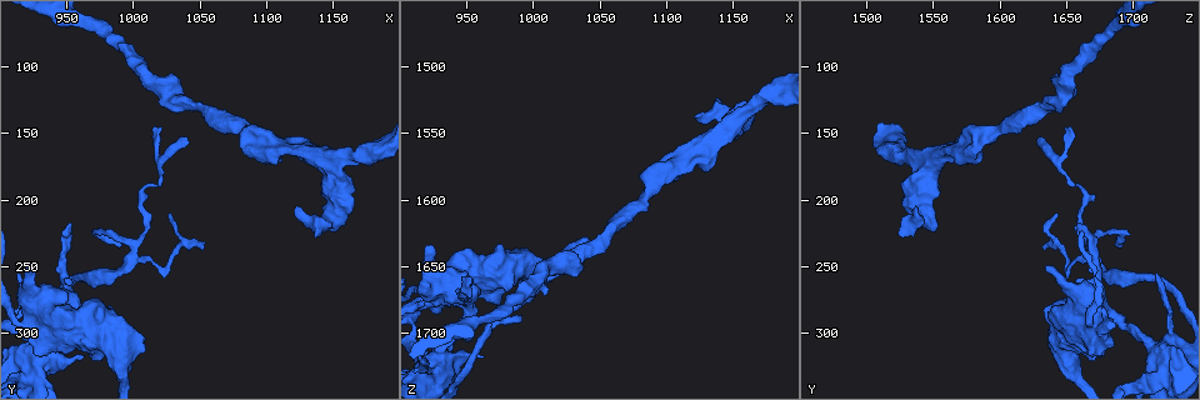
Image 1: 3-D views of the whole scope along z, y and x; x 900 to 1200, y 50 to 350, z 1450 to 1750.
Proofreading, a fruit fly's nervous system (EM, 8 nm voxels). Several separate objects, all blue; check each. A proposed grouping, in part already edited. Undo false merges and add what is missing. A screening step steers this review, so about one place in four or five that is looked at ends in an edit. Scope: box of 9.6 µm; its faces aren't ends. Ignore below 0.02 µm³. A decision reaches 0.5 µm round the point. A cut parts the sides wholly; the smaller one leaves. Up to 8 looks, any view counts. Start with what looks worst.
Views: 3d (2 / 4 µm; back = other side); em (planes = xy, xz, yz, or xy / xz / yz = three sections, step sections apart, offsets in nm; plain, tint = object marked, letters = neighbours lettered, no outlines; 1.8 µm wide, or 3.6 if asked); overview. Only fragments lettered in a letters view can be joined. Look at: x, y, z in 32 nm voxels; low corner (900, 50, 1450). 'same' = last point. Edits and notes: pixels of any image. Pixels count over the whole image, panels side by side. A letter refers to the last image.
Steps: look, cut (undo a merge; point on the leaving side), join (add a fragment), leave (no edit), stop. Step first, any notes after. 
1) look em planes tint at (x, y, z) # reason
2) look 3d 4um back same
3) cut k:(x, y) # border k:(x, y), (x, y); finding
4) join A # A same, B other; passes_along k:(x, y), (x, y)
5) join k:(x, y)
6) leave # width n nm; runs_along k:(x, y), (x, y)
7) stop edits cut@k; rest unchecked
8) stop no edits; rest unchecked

look em xz step 16 tint at (946, 256, 1674) # sudden change in width

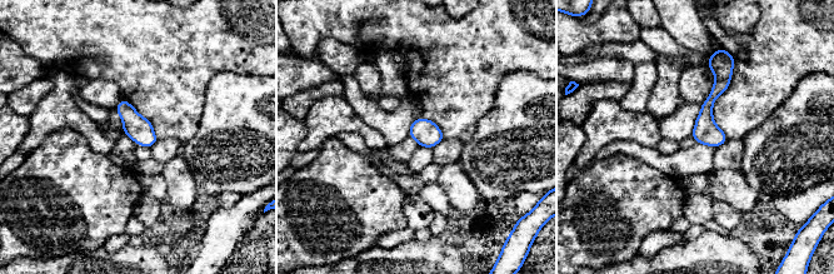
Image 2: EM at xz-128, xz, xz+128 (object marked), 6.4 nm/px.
look em planes letters same

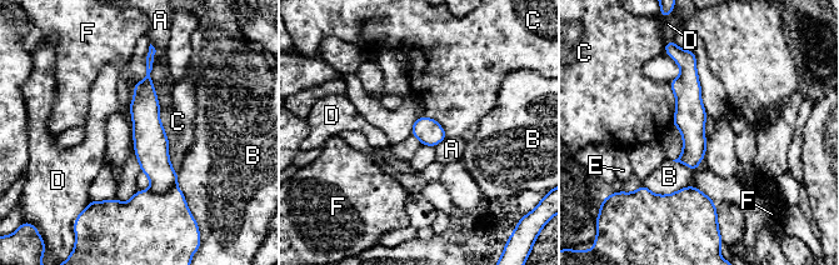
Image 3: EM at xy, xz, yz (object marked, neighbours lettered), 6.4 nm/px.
cut 3:(153, 155) # width 170 nm; longest_contact C 440 nm; A other, B other, C other, D other, E other, F other; a second neuron is stuck on

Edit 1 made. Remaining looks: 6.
look overview

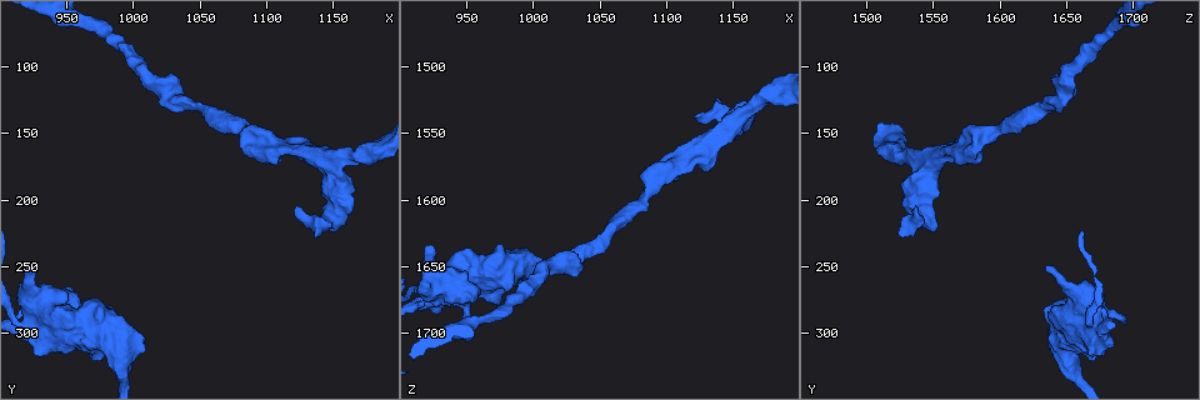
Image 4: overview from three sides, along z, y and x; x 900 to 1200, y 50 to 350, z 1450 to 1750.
look em planes letters at (1150, 178, 1544) # three arms meet

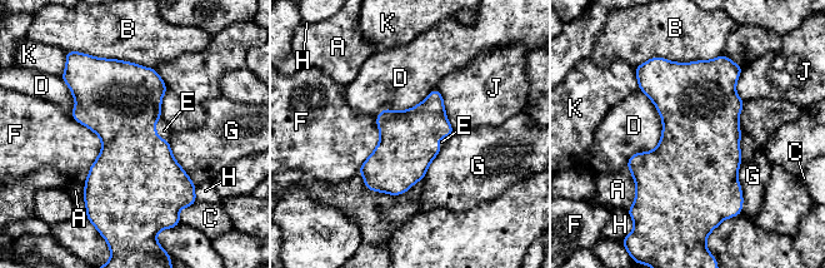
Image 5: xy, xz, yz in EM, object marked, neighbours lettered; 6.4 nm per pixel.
join E # A other, B other, C other, D other, E same, F other, G other, H other, J other, K other; it goes on there

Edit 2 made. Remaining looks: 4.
stop edits cut@3, join@5; rest unchecked

